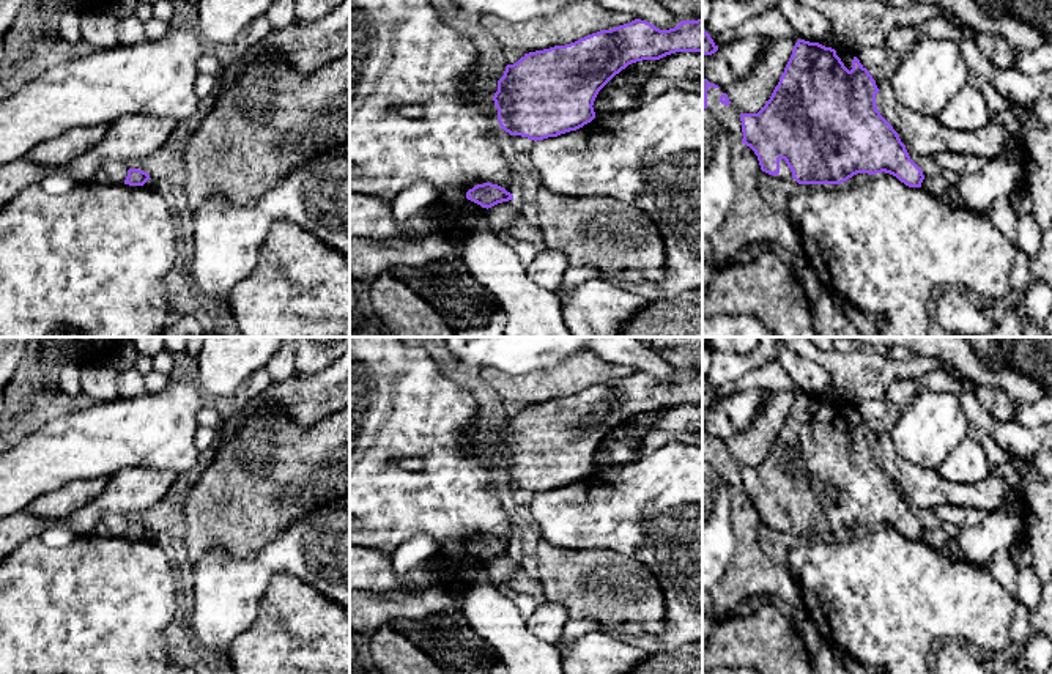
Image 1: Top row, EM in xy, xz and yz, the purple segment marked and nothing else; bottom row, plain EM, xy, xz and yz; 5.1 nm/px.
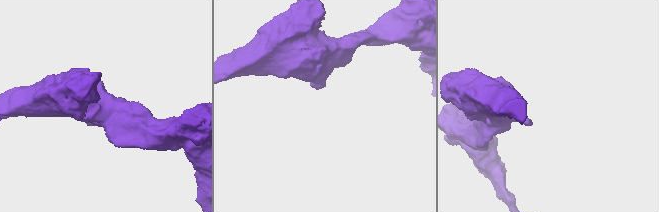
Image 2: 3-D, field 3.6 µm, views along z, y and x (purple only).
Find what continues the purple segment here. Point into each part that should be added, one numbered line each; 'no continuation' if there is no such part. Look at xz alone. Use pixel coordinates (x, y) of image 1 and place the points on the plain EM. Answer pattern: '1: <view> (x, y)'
no continuation

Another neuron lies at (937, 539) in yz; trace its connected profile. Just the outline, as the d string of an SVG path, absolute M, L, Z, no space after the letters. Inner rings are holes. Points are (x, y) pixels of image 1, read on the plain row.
M940 528L924 529L921 540L940 554L958 561L969 561L962 550L958 546L956 540L946 535Z

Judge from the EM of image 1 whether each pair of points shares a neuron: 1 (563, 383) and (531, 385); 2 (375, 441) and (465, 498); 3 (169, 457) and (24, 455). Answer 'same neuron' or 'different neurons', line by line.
1: same neuron
2: same neuron
3: same neuron

